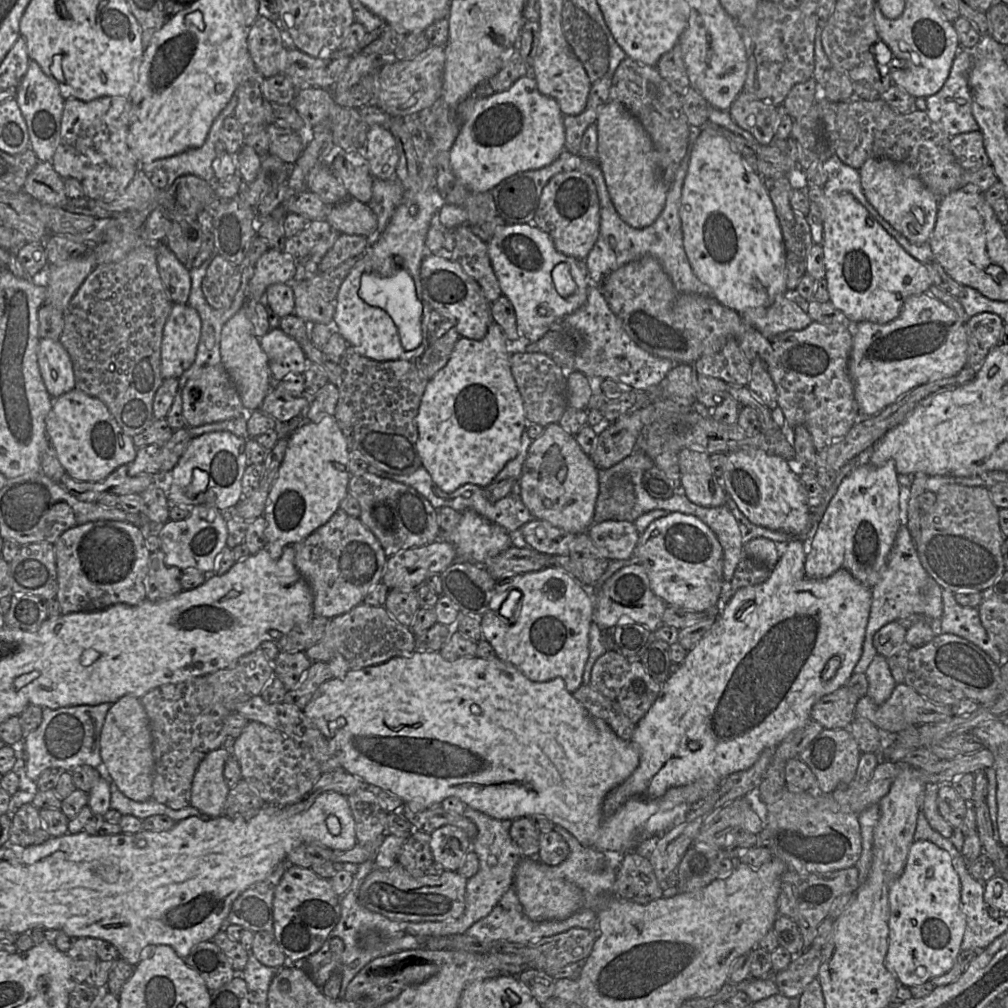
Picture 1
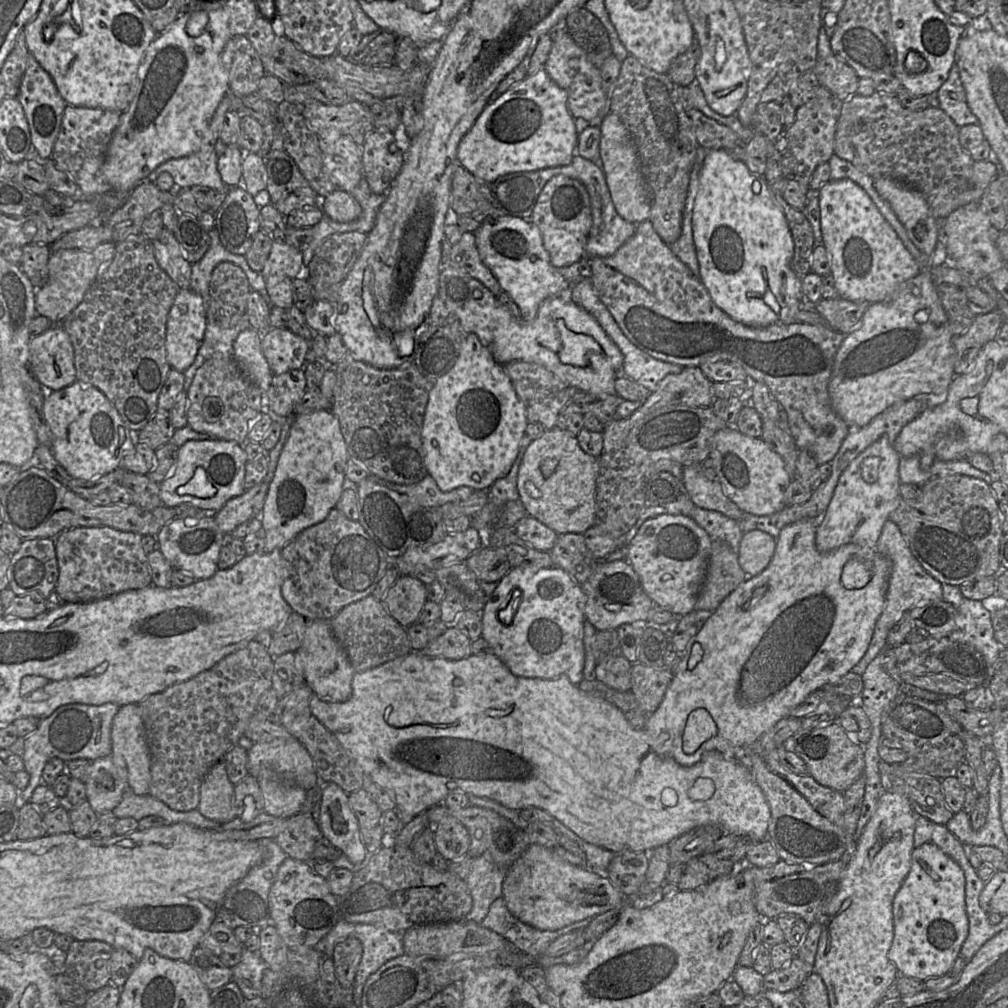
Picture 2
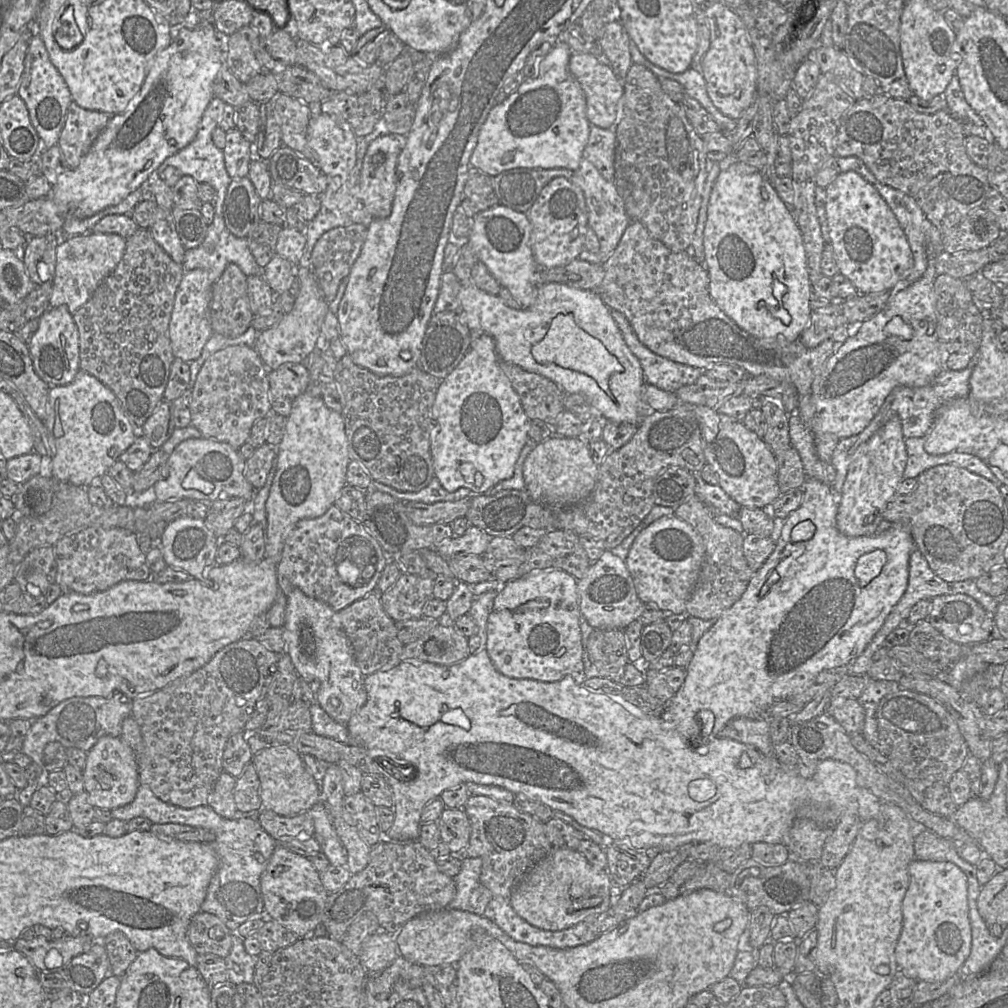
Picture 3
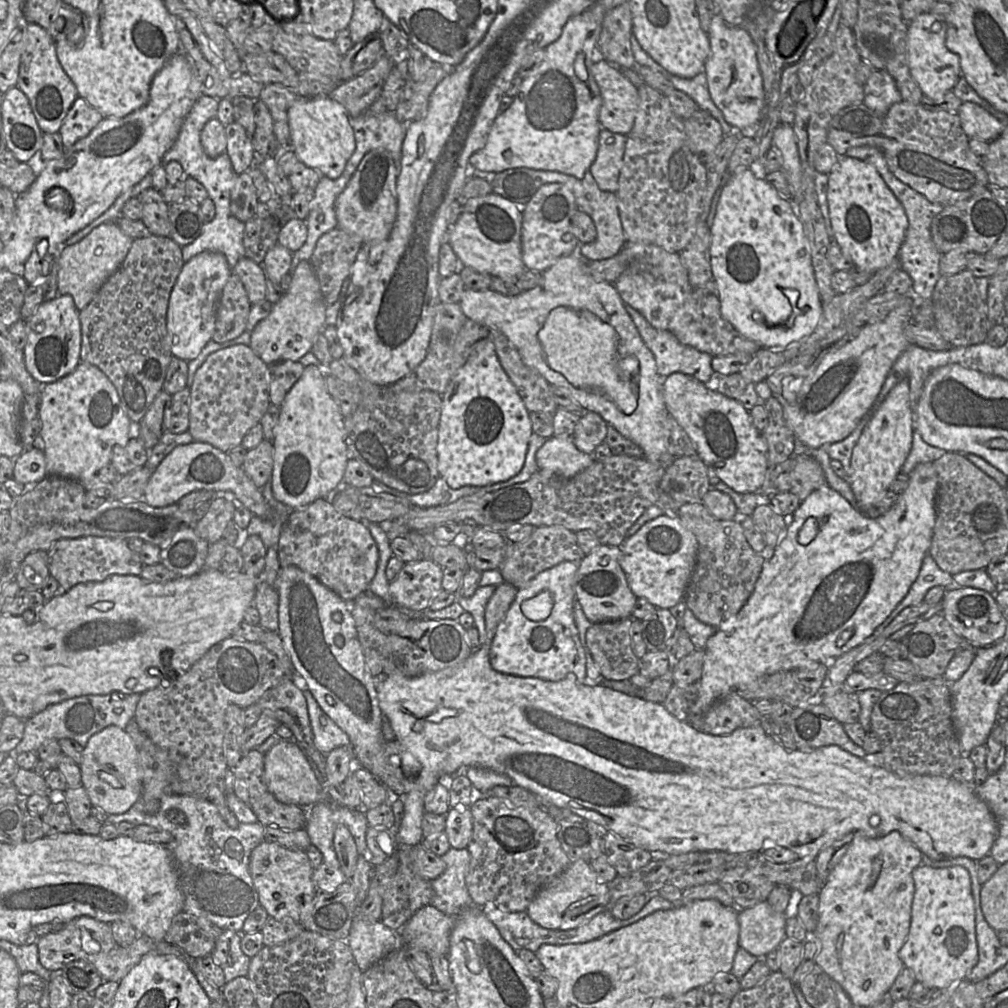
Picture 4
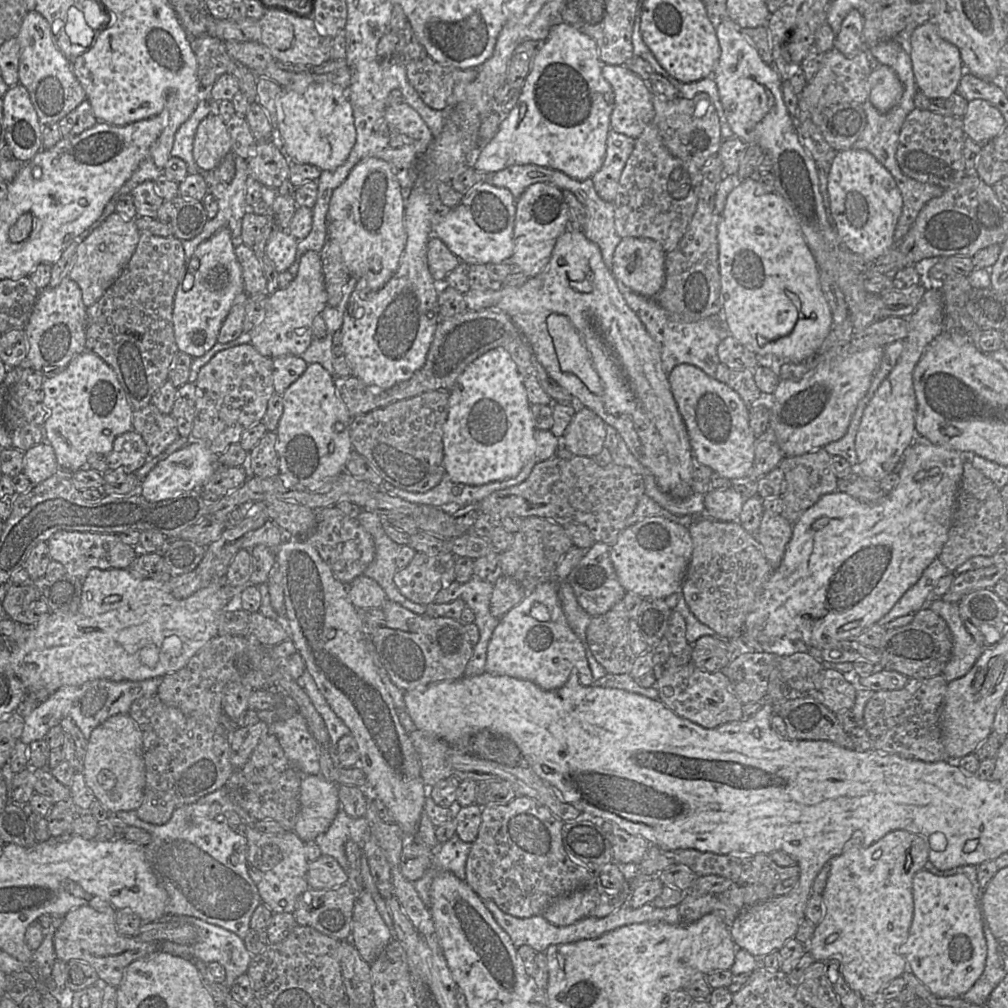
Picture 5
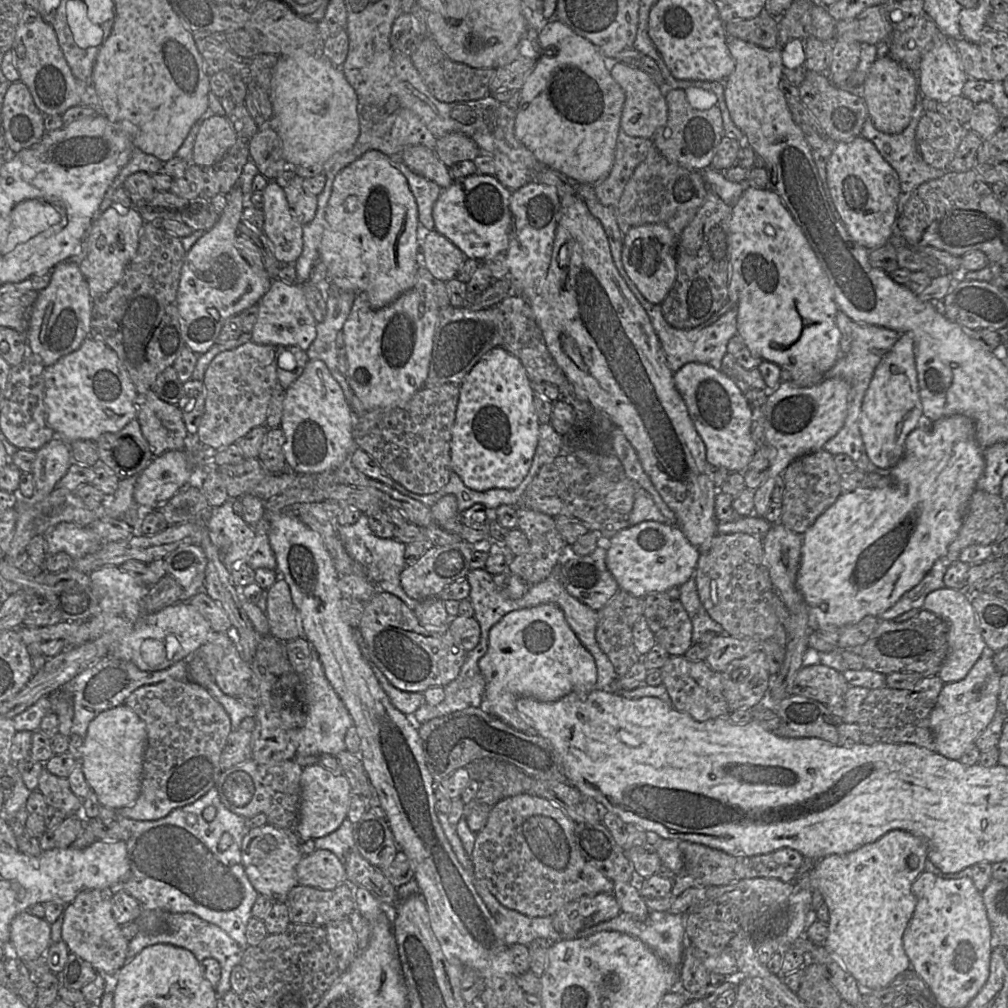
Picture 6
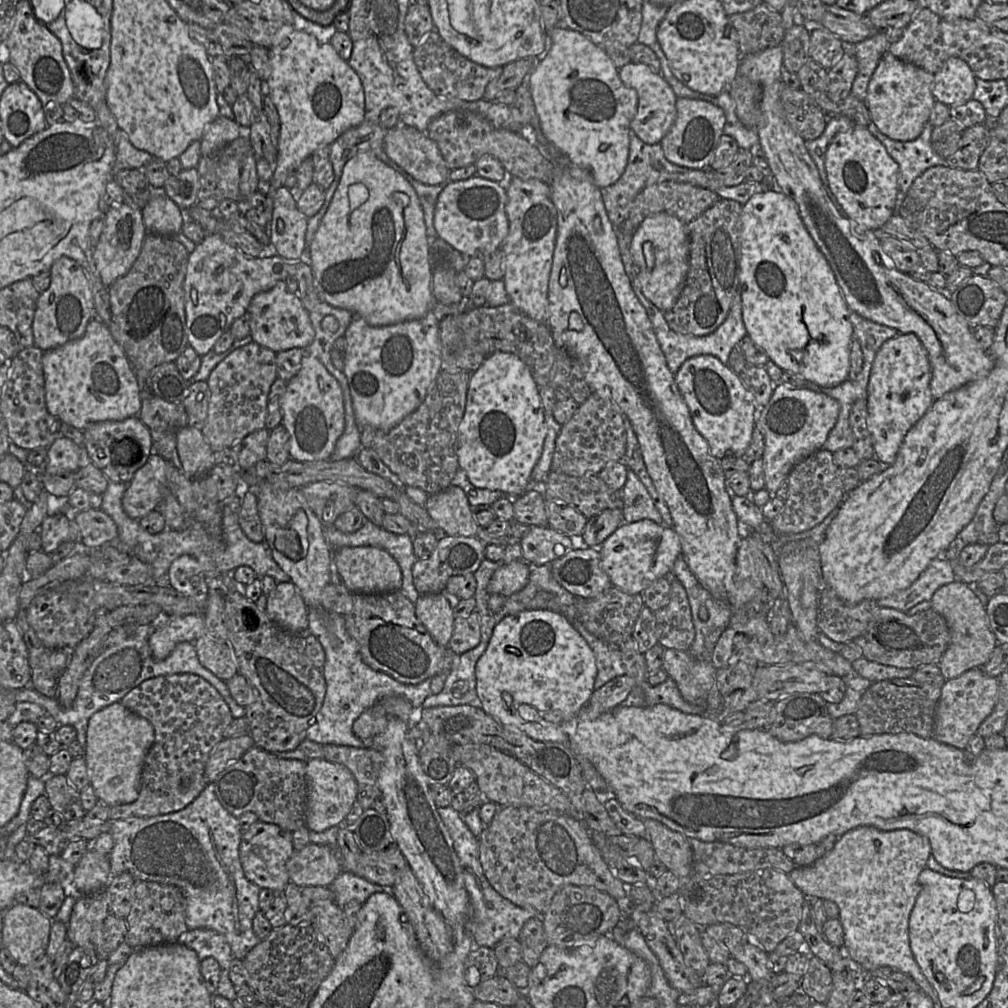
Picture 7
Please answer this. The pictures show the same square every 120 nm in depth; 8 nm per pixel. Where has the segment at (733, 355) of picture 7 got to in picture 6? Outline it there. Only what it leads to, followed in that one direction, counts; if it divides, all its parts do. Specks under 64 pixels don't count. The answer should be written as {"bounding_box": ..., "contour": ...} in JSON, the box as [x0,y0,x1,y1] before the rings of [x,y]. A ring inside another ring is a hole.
{"bounding_box":[720,353,770,407],"contour":[[[727,353],[722,360],[720,371],[740,388],[752,407],[763,407],[770,389],[758,368],[746,369]]]}

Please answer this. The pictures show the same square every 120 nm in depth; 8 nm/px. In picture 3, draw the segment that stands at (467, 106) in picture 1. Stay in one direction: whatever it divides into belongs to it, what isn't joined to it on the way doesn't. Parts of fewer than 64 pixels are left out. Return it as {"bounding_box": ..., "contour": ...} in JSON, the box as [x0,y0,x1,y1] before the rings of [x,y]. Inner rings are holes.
{"bounding_box":[470,41,590,177],"contour":[[[556,41],[550,52],[540,61],[538,76],[525,78],[514,92],[491,109],[479,131],[477,144],[470,157],[471,168],[495,177],[516,168],[576,170],[579,167],[583,150],[589,140],[590,123],[586,116],[584,92],[569,70],[569,60],[573,53],[566,43]],[[507,152],[513,152],[514,158],[503,164],[502,157]]]}

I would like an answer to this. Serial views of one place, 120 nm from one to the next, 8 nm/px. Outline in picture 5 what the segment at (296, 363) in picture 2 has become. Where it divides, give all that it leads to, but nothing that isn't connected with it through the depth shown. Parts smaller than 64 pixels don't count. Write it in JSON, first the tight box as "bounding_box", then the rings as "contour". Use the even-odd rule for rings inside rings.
{"bounding_box":[249,251,327,359],"contour":[[[307,251],[301,256],[298,273],[288,287],[268,295],[259,322],[249,332],[250,343],[261,355],[272,359],[283,355],[301,356],[312,341],[313,320],[326,305],[327,293],[320,255]]]}

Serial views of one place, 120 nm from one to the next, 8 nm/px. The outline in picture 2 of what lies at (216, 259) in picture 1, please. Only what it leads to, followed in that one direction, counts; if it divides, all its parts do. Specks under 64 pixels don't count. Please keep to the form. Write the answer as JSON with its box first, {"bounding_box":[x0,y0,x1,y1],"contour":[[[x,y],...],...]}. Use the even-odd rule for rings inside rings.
{"bounding_box":[207,263,250,328],"contour":[[[219,263],[209,282],[207,322],[222,328],[235,326],[246,312],[250,290],[248,279],[239,266]]]}

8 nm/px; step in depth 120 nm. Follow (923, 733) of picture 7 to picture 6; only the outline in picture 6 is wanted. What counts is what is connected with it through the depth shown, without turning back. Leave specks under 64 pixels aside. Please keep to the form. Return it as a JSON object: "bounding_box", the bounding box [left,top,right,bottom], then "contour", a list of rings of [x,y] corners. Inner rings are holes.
{"bounding_box":[857,675,944,751],"contour":[[[939,675],[923,677],[912,688],[893,689],[886,686],[872,689],[863,700],[857,724],[861,731],[861,742],[910,743],[936,751],[934,734],[930,728],[930,713],[944,685]]]}

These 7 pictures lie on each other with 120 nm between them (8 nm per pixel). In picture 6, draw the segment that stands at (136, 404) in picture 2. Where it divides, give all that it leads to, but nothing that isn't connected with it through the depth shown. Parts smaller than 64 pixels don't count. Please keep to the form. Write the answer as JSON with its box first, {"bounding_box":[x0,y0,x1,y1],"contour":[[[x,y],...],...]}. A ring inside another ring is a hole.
{"bounding_box":[89,222,186,395],"contour":[[[145,222],[136,254],[126,267],[121,280],[107,293],[92,301],[89,336],[103,341],[117,353],[138,395],[152,389],[157,376],[174,364],[186,346],[177,305],[178,287],[186,254],[179,237],[165,231],[157,223]]]}

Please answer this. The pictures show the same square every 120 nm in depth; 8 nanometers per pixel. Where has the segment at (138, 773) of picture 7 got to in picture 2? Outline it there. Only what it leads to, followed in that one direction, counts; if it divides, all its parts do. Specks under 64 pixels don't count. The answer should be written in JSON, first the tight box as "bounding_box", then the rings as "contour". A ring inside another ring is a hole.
{"bounding_box":[84,755,128,814],"contour":[[[111,755],[97,758],[90,762],[84,785],[87,802],[97,814],[112,811],[128,788],[127,770],[117,767]]]}

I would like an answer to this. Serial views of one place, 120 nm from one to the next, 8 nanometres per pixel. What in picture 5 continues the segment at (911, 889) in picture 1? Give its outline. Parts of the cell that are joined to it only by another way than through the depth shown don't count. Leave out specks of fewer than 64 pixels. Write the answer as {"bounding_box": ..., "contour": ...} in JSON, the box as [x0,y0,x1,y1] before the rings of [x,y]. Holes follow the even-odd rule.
{"bounding_box":[899,869,987,998],"contour":[[[927,869],[919,870],[912,879],[914,915],[907,940],[899,952],[912,972],[933,994],[942,998],[962,997],[983,973],[987,944],[983,931],[983,915],[972,883],[964,874],[936,875]]]}

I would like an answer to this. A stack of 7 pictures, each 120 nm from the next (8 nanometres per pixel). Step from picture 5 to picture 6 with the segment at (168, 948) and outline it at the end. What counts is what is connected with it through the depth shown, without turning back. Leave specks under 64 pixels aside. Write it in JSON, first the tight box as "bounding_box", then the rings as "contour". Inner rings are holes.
{"bounding_box":[127,913,244,998],"contour":[[[163,913],[166,928],[157,932],[140,931],[128,944],[127,962],[131,961],[144,948],[155,944],[171,944],[182,947],[194,954],[201,963],[206,958],[216,959],[221,966],[221,978],[216,986],[218,997],[222,998],[231,990],[230,976],[232,969],[241,963],[244,953],[235,940],[215,924],[207,922],[192,913]]]}

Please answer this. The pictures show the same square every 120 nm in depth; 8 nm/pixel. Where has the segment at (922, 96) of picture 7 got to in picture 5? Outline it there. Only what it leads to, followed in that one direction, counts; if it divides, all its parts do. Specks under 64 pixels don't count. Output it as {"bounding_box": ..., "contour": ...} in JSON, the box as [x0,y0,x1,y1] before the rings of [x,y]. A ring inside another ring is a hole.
{"bounding_box":[868,65,904,113],"contour":[[[879,65],[868,77],[868,100],[880,112],[886,113],[901,100],[904,88],[896,73],[886,65]]]}

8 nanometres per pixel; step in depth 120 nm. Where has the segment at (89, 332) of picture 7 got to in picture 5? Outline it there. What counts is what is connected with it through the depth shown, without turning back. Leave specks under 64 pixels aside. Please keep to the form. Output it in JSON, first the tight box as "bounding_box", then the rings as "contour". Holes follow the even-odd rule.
{"bounding_box":[43,350,133,472],"contour":[[[89,350],[77,355],[64,369],[43,381],[43,404],[47,410],[44,422],[45,441],[55,452],[61,469],[75,472],[86,467],[92,454],[107,455],[113,449],[117,436],[130,431],[133,408],[123,391],[114,370],[96,353]]]}

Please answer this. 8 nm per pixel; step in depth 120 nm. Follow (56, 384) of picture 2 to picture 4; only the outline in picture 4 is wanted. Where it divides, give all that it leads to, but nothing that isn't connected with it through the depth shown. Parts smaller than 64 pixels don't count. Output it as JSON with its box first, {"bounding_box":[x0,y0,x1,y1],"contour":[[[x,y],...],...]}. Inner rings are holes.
{"bounding_box":[23,294,81,384],"contour":[[[58,294],[42,303],[27,321],[27,342],[23,349],[27,371],[40,384],[59,380],[75,370],[81,362],[81,323],[73,297]]]}

